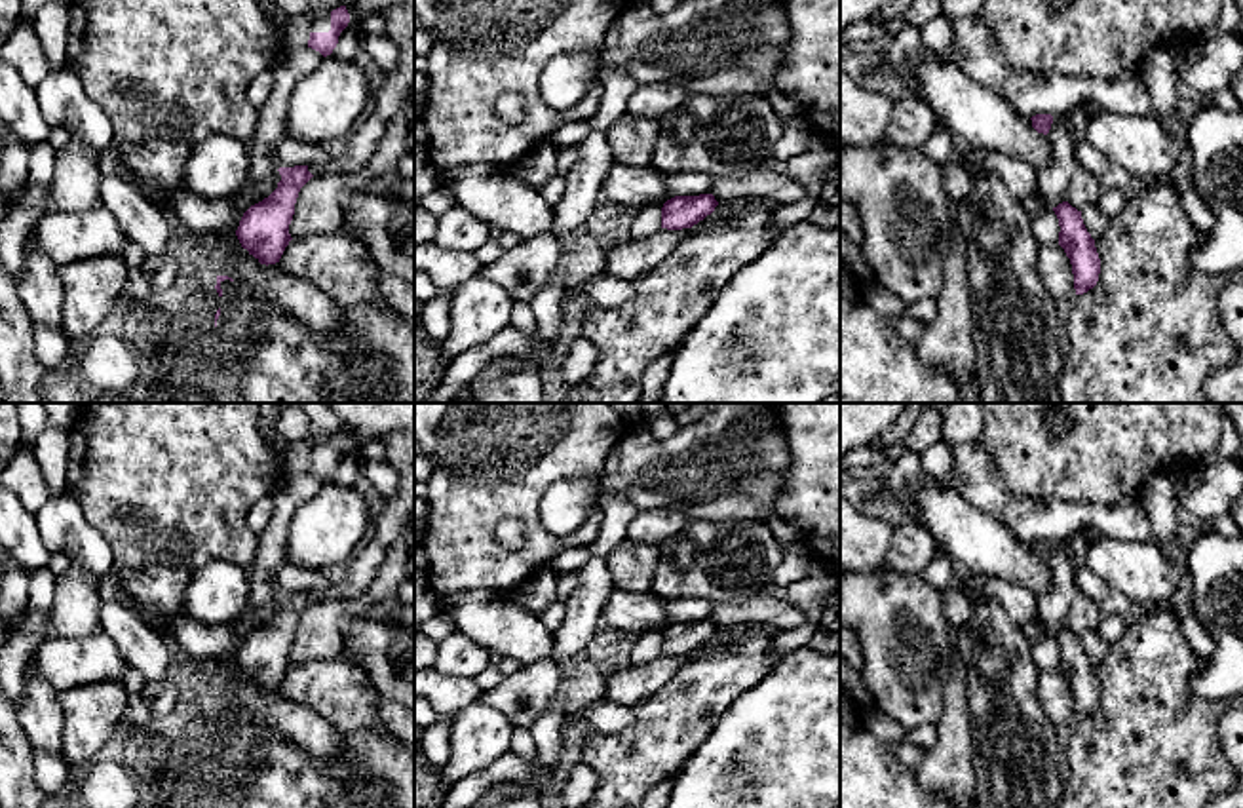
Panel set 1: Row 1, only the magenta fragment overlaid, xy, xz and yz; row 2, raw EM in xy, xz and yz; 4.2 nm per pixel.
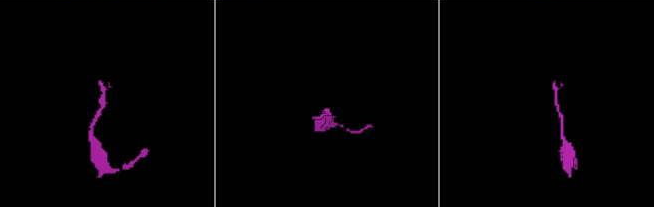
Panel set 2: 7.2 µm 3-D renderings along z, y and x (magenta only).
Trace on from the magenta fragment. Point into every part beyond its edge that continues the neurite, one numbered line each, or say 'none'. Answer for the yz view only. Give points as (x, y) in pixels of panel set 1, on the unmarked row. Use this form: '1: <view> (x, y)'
none

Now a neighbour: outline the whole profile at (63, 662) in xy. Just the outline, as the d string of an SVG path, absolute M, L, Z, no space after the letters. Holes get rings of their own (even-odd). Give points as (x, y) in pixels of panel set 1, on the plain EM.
M105 631L84 639L46 639L34 658L40 677L55 692L89 683L124 683L125 660Z

